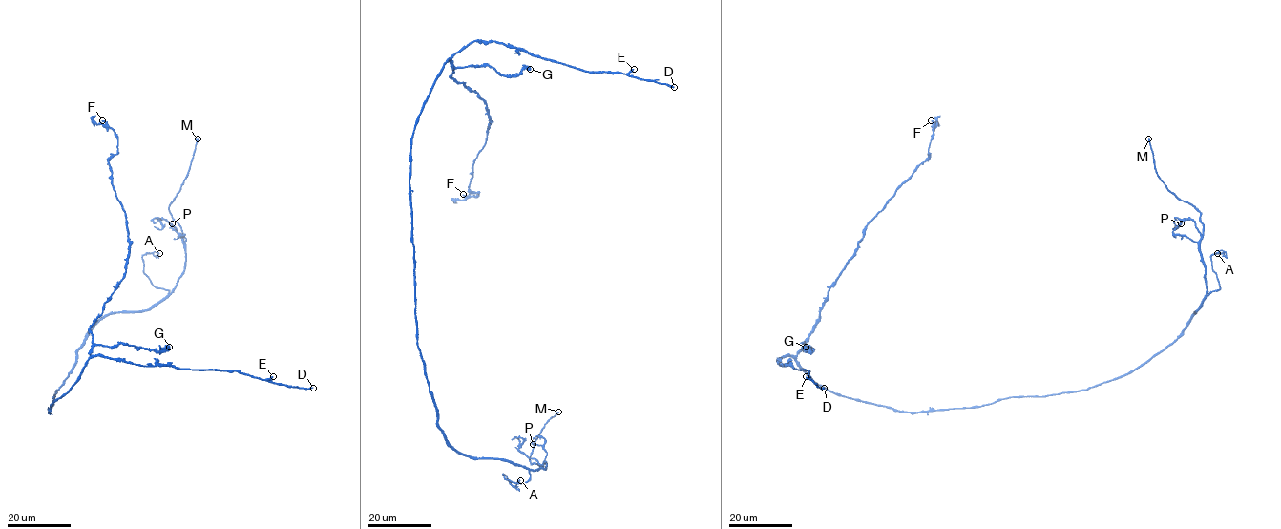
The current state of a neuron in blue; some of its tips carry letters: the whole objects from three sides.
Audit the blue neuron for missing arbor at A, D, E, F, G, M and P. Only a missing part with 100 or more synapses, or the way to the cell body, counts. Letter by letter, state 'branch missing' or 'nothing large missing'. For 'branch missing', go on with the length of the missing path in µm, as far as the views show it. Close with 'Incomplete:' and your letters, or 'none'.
A: nothing large missing
D: branch missing | 50 µm
E: nothing large missing
F: nothing large missing
G: nothing large missing
M: branch missing | 9 µm
P: nothing large missing
Incomplete: D, M

